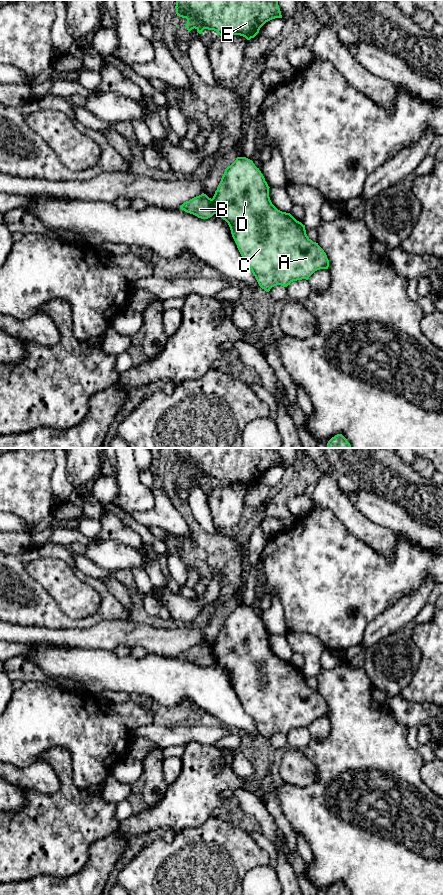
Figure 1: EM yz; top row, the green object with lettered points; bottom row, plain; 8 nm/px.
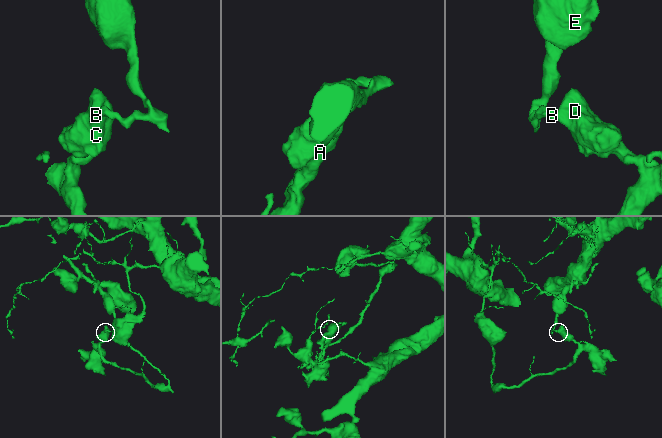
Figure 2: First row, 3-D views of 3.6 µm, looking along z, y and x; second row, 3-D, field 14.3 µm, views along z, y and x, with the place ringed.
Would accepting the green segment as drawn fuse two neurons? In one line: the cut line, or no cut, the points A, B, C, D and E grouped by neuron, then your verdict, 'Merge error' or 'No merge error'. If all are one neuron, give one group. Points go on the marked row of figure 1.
Split along yz (211, 199), (215, 213). Groups: A C D / B E. Merge error

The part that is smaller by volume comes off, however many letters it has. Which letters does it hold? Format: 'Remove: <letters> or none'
Remove: B, E

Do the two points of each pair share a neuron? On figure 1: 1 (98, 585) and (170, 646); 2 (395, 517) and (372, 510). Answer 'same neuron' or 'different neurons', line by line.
1: different neurons
2: same neuron

